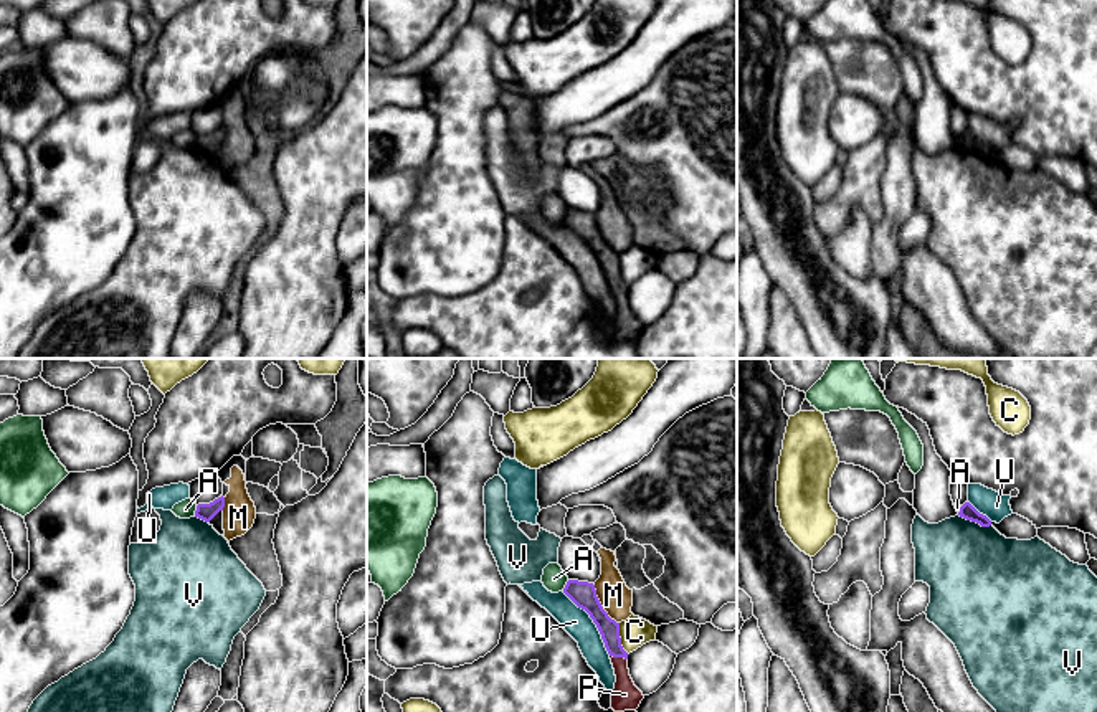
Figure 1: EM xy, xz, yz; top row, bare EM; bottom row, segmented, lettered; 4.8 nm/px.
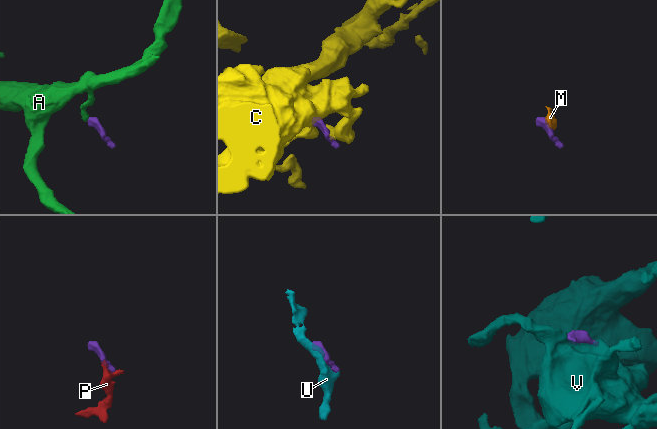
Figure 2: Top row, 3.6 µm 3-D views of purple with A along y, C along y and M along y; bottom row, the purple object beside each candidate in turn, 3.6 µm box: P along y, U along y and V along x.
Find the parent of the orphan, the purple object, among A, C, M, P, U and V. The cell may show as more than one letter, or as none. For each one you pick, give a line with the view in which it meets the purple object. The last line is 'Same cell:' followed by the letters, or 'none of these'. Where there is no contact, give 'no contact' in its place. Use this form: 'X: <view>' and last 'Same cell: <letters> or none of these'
P: xz
Same cell: P

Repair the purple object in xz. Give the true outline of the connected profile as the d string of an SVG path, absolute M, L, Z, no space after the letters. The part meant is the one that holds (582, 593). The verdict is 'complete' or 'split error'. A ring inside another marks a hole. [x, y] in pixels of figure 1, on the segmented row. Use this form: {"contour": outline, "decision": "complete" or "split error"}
{"contour": "M568 580L563 593L582 610L585 610L596 624L605 648L610 654L616 682L611 692L611 709L615 712L636 710L644 699L634 686L628 669L628 653L621 646L620 623L611 619L603 610L593 583Z", "decision": "split error"}

